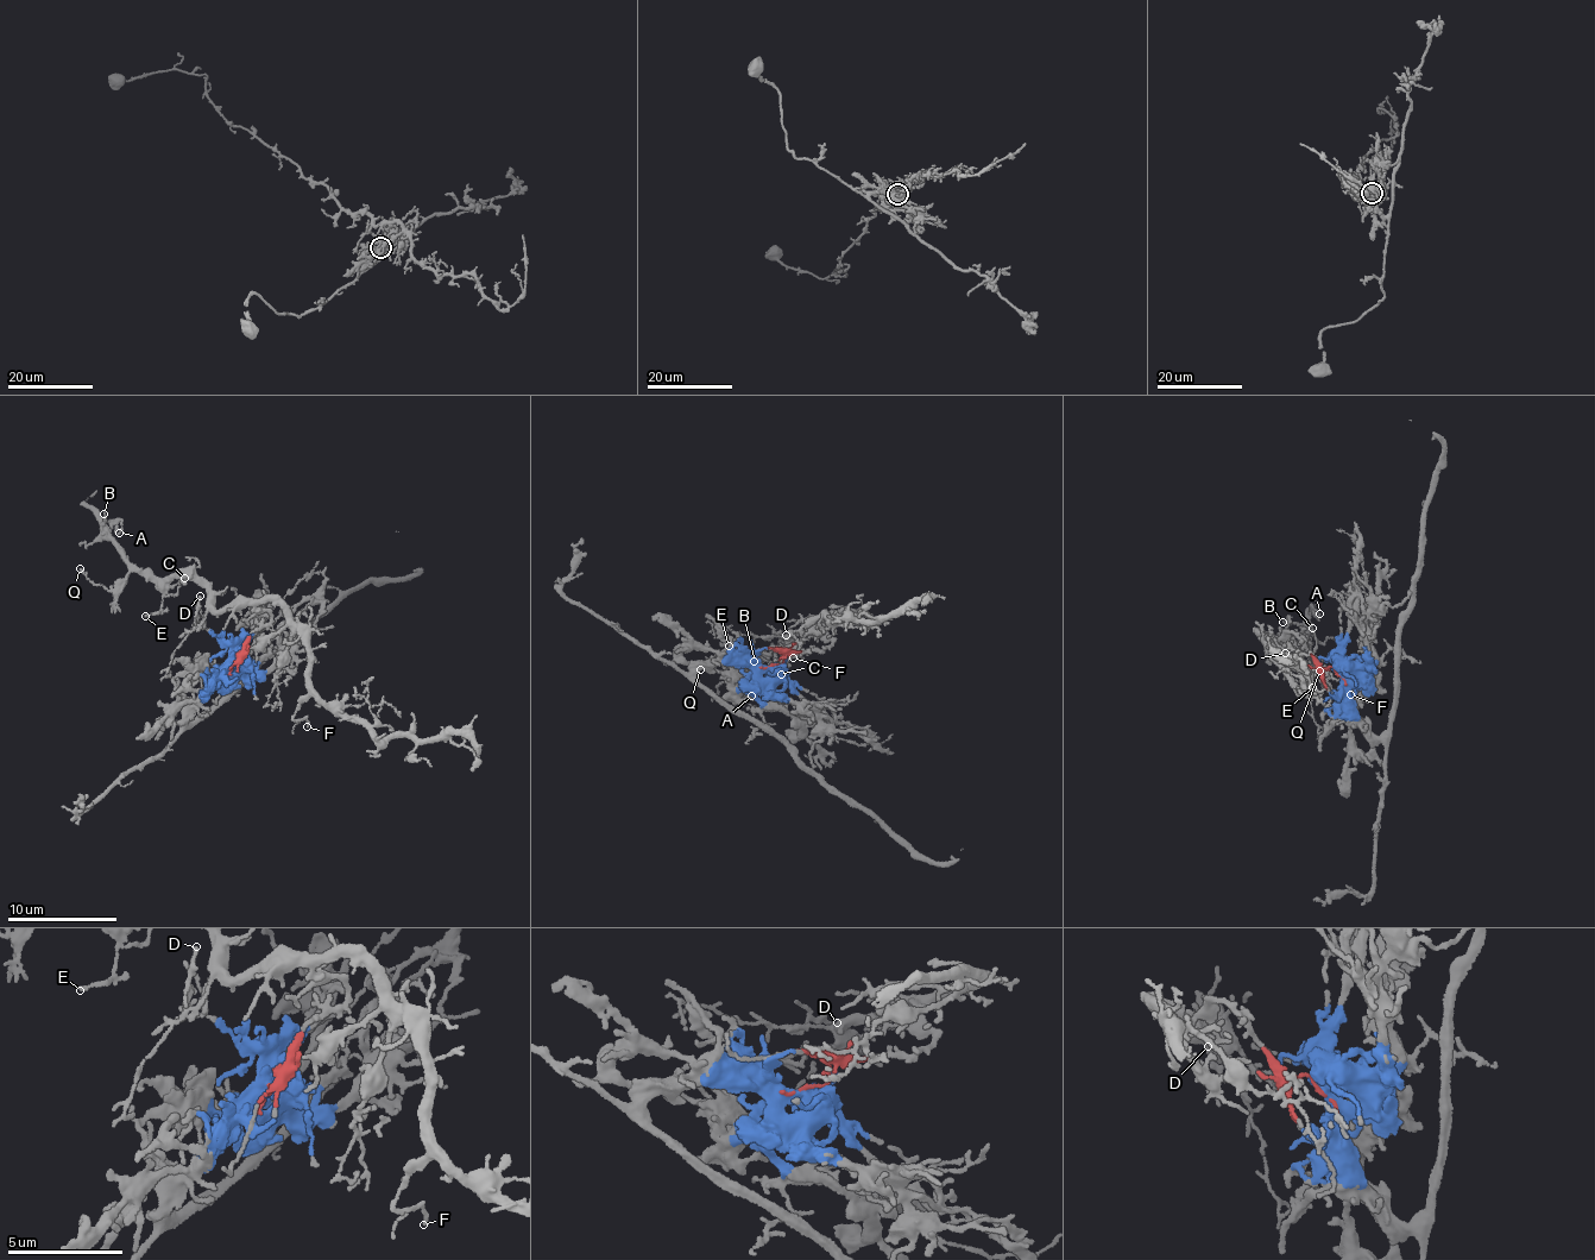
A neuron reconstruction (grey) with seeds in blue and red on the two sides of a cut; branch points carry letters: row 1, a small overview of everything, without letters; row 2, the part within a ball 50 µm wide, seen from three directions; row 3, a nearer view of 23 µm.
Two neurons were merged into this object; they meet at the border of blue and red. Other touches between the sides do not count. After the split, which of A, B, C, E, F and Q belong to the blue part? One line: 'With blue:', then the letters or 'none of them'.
With blue: none of them

